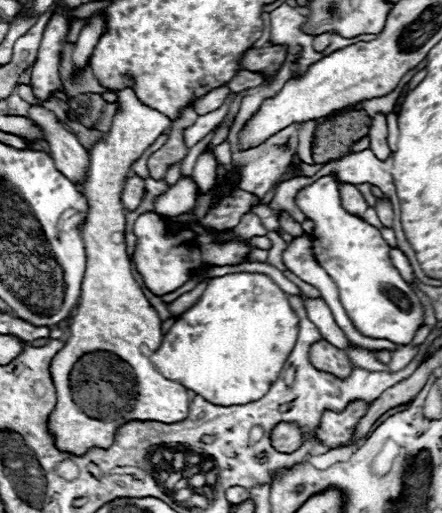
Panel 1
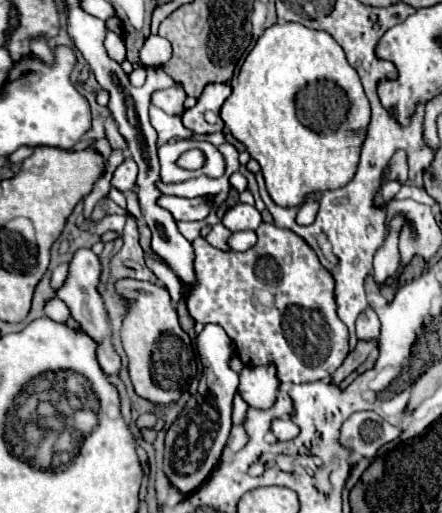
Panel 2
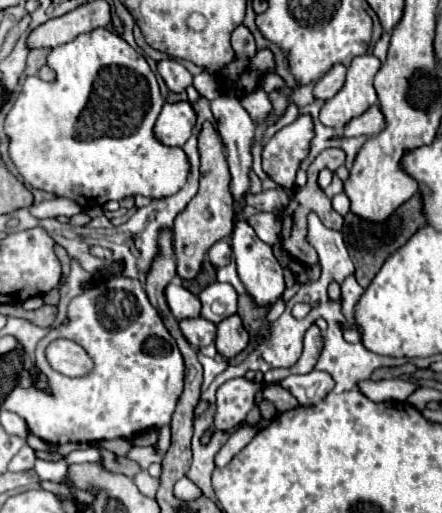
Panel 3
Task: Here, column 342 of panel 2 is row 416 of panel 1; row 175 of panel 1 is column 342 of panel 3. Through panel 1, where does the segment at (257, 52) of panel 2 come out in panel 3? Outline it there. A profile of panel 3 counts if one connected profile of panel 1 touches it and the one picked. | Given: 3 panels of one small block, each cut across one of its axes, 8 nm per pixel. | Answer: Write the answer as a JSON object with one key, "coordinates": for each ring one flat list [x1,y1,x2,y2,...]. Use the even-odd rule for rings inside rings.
{"coordinates":[[362,54,354,58,346,74,346,84,334,98,326,100,326,104,322,106,320,122,342,132,354,116,364,114,372,104,376,104,378,96,372,80,378,70,380,60,372,54]]}

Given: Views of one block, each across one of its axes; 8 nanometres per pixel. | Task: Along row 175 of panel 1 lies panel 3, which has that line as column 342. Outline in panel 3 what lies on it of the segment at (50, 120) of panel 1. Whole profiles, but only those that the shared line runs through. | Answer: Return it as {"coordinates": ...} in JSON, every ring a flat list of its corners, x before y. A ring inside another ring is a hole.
{"coordinates":[[334,64,314,86,314,98,328,100,332,98,346,82,346,66,344,64]]}

